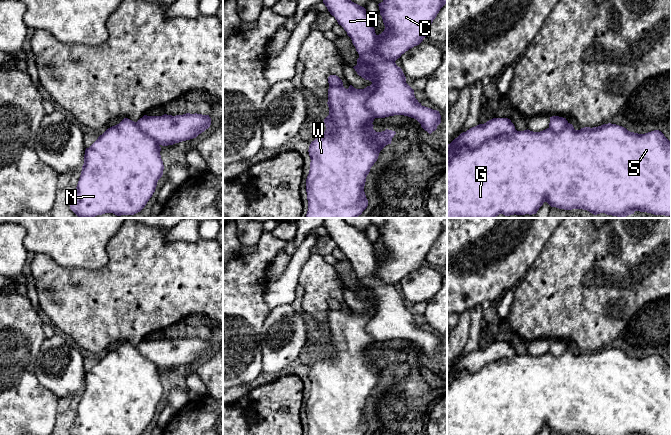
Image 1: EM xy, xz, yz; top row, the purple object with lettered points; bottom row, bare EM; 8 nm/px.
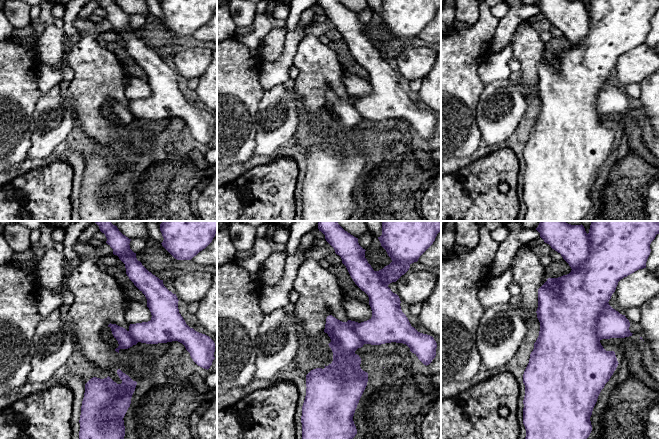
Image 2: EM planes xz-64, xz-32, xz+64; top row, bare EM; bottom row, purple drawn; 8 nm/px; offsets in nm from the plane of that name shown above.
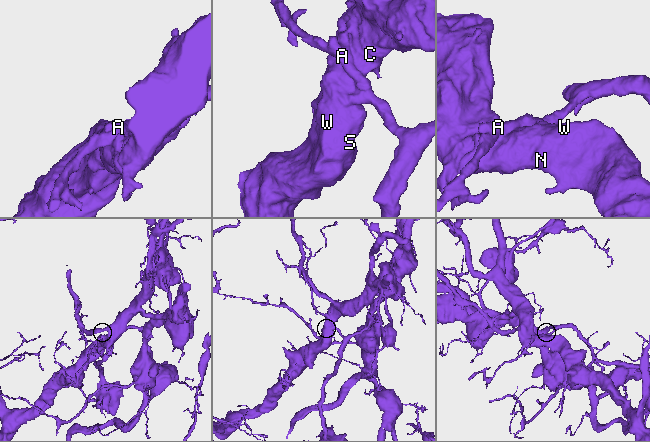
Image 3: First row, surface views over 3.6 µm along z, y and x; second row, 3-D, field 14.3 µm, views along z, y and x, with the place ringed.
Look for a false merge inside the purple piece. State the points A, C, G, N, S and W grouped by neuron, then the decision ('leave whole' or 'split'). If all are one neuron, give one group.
groups A / C G N S W; split

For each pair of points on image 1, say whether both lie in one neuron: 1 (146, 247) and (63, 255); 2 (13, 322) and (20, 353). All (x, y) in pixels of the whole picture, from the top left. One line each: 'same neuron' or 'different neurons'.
1: different neurons
2: same neuron

